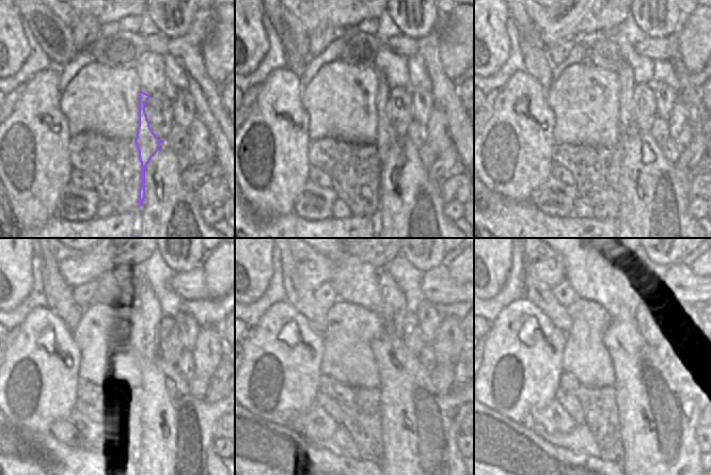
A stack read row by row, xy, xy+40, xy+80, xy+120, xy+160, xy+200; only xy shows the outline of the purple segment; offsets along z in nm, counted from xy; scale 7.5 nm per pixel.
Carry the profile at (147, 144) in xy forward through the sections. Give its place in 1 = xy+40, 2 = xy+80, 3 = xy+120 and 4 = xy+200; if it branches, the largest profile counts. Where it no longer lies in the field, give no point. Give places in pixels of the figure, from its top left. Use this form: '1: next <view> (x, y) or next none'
1: next xy+40 (385, 138)
2: next xy+80 (626, 75)
3: next xy+120 (151, 315)
4: next xy+200 (632, 289)

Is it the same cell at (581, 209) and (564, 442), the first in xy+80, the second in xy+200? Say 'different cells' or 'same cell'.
same cell

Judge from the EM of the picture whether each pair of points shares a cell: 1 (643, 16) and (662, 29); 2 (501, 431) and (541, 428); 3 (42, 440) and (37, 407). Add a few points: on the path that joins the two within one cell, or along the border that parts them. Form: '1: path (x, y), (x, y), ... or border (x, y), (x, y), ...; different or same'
1: path (647, 20), (650, 24), (658, 25); same
2: border (522, 424), (543, 438); different
3: border (17, 423), (35, 431), (50, 432); different

